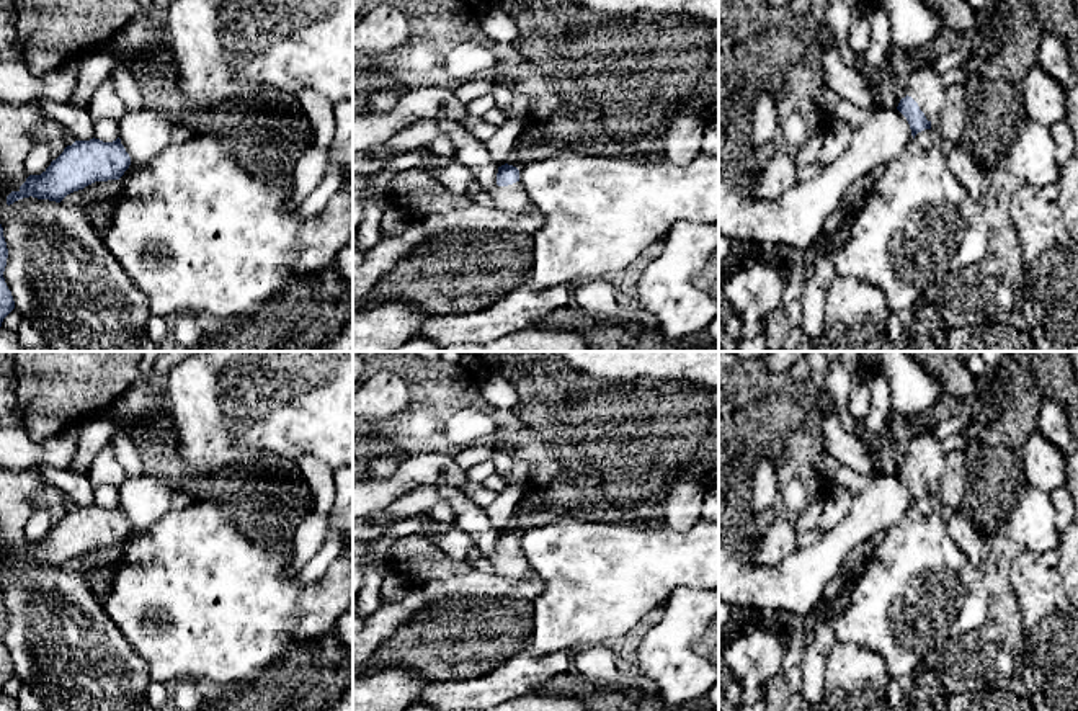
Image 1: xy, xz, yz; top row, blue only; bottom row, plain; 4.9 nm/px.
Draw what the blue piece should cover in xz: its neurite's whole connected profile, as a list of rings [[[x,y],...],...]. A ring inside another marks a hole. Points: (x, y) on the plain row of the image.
[[[513,531],[498,533],[497,556],[492,559],[495,574],[513,579],[529,579],[534,575],[526,554],[519,549],[519,536]]]

